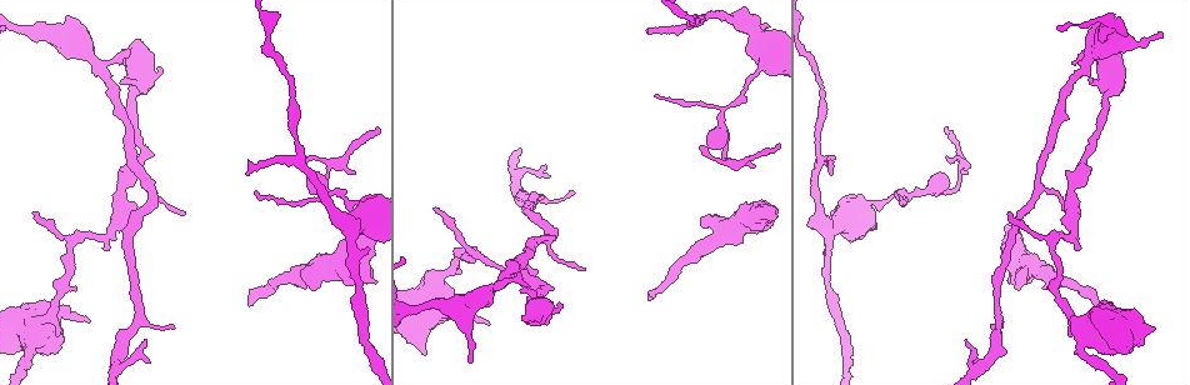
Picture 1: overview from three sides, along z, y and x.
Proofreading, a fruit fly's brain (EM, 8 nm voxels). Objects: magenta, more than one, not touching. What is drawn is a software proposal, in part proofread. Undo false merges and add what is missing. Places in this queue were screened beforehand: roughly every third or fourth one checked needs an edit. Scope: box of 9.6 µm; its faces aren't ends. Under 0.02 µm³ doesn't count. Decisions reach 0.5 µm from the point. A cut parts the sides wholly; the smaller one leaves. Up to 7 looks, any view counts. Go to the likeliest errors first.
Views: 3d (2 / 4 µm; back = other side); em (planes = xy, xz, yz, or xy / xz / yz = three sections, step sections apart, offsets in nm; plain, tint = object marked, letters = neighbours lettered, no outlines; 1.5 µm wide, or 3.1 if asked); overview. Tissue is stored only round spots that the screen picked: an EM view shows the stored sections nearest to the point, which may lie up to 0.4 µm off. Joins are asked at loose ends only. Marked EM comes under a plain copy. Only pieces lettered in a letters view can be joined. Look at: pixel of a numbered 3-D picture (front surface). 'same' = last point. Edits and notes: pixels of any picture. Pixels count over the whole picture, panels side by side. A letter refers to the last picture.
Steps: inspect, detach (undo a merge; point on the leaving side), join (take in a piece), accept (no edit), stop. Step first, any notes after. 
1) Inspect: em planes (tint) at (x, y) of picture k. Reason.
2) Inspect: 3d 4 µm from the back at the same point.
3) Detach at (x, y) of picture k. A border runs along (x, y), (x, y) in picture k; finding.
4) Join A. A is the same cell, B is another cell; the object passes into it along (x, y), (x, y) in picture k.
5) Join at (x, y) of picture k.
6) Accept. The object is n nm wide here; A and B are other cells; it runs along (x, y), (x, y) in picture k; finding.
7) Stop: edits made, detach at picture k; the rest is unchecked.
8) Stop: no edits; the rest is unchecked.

Inspect: 3d 4 µm from the back at (759, 204) of picture 1. Free end.

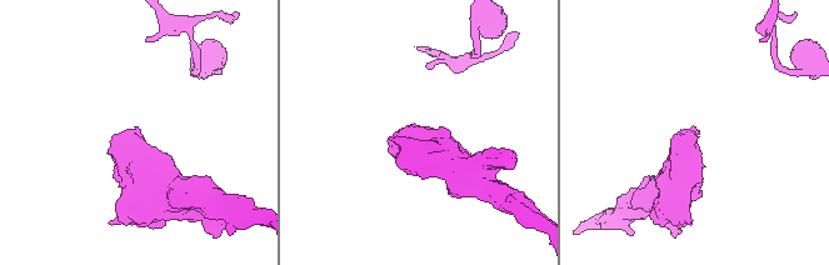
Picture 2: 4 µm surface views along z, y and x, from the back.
Inspect: em xy step 8 (letters) at (137, 126) of picture 2.

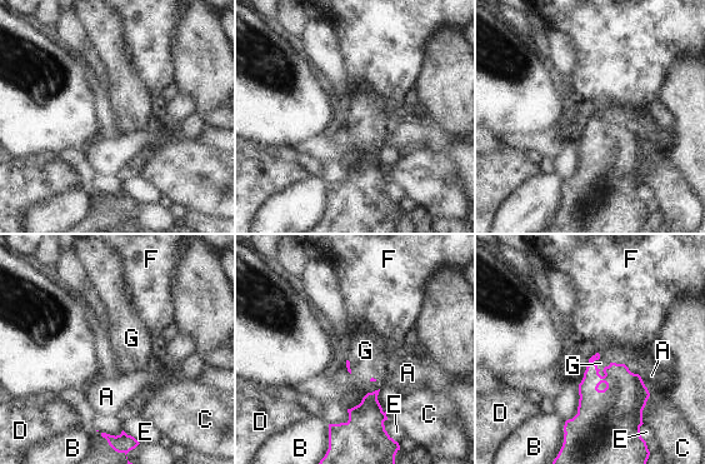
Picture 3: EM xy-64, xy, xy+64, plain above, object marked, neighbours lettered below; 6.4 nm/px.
Inspect: em planes (letters) at the same point.

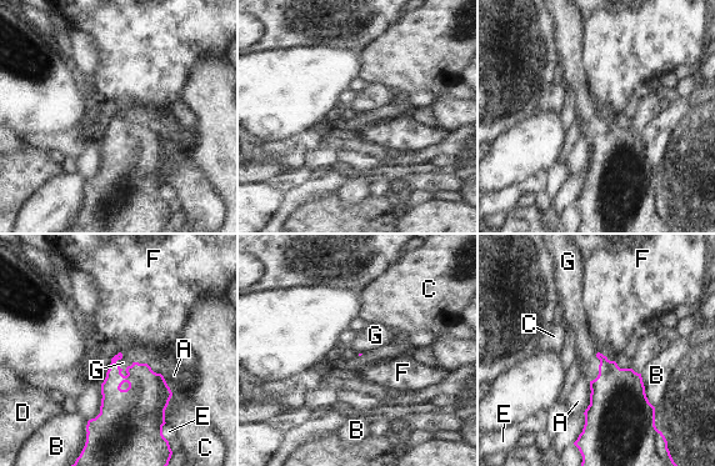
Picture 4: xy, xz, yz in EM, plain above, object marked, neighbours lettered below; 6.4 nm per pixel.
Join G. G is the same cell, A, B, C, D, E and F are other cells; the neuron continues.

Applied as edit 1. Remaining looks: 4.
Inspect: 3d 2 µm at (699, 148) of picture 1. An open end.

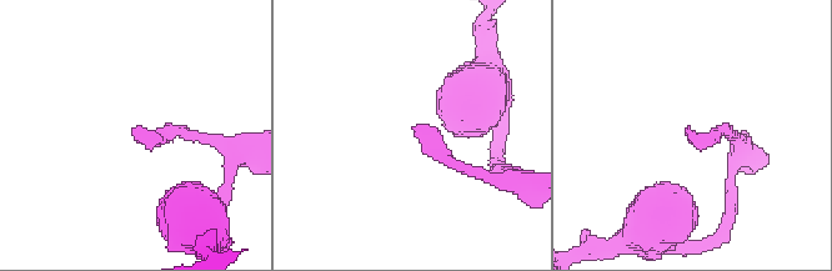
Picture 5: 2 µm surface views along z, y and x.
Inspect: em planes (letters) at (411, 129) of picture 5.

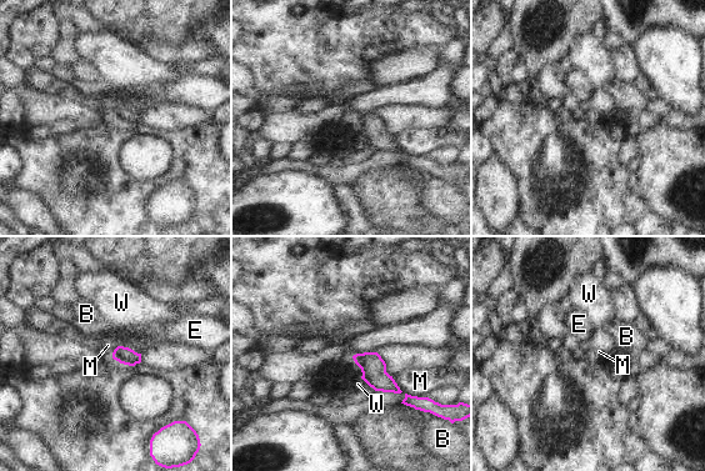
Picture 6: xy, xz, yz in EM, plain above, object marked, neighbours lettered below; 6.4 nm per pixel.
Accept. The object is 110 nm wide here; B, E, M and W are other cells; it runs along (356, 357), (386, 384), (413, 399) in picture 6; none of them fits.

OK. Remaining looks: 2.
Stop: edits made, join at picture 4; the rest is unchecked.

